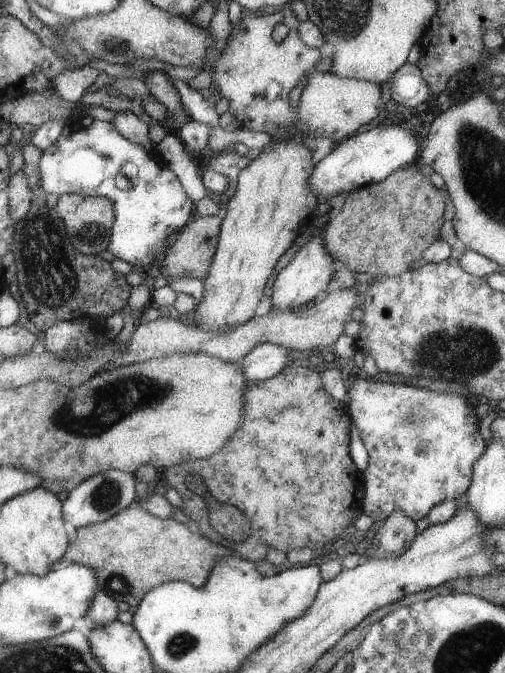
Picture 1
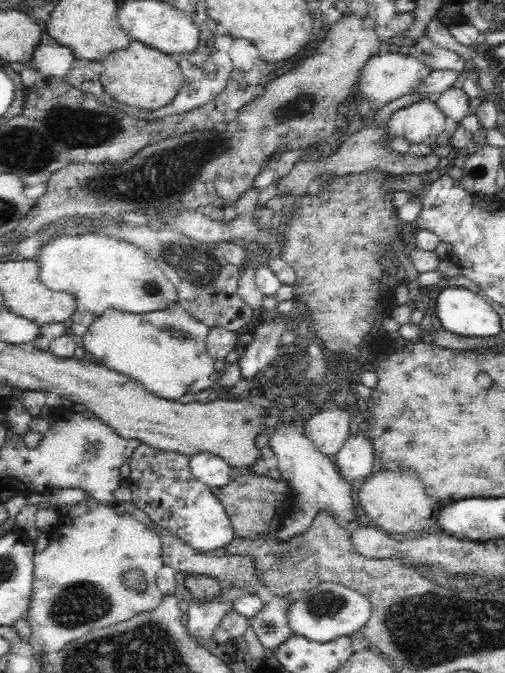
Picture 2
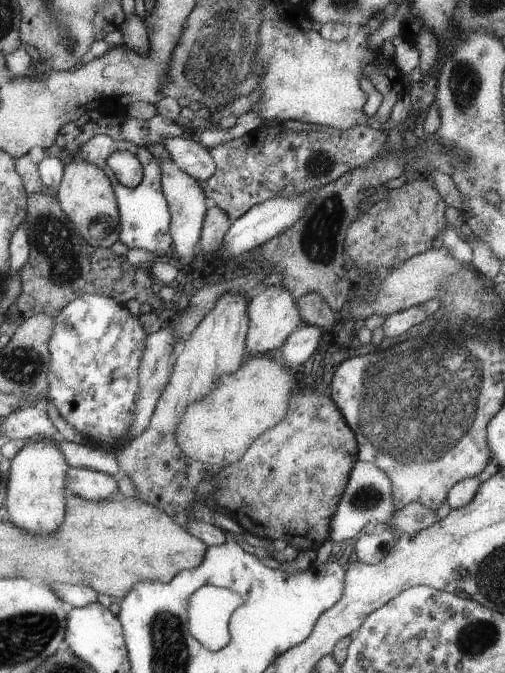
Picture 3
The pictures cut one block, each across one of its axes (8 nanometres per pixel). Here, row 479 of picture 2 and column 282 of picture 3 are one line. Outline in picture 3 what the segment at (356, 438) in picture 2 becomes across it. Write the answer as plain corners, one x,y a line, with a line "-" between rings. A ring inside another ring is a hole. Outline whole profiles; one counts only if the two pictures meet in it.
305,324
299,330
294,330
281,345
281,359
279,360
289,368
305,362
317,348
321,331
320,327

